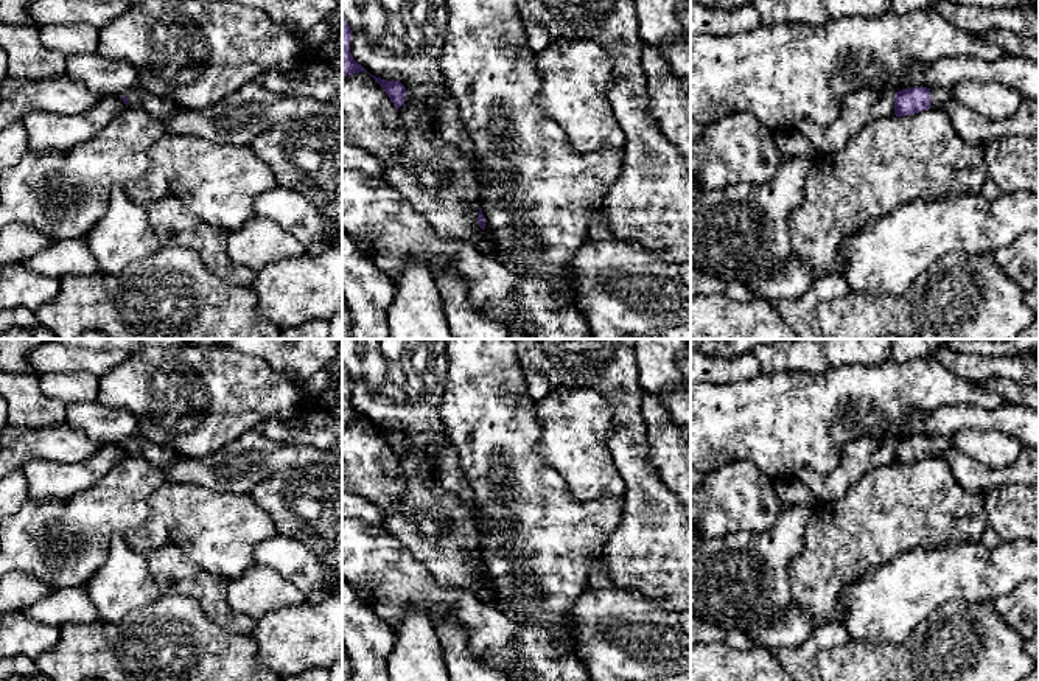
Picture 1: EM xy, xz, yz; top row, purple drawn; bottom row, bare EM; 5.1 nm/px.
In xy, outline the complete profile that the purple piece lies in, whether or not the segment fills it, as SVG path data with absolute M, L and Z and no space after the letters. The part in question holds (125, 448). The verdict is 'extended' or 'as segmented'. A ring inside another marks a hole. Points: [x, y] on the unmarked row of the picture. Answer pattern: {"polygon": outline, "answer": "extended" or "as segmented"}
{"polygon": "M135 434L134 437L123 440L120 446L128 456L143 457L160 468L165 468L170 462L176 459L182 459L182 456L170 451L165 446L159 446L143 438L140 434Z", "answer": "extended"}

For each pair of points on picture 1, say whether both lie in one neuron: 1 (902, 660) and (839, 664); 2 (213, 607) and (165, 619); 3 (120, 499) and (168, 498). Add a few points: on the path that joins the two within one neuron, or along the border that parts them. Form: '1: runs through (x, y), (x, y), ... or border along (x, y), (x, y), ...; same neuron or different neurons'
1: runs through (887, 661), (854, 664); same neuron
2: border along (167, 596), (192, 597), (212, 621), (226, 630); different neurons
3: border along (164, 481), (151, 493), (150, 507), (165, 530); different neurons

